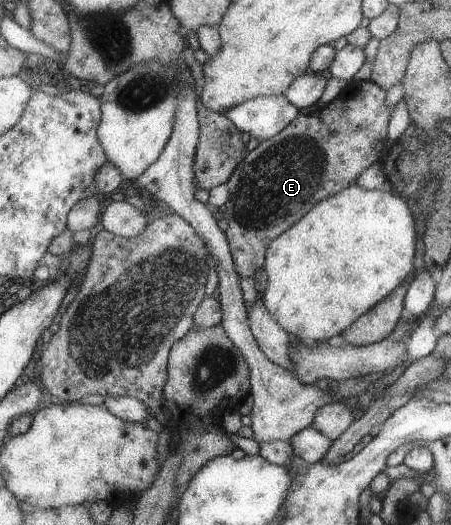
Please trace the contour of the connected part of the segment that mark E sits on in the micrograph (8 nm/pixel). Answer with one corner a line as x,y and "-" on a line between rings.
357,80
348,82
332,101
320,111
310,115
298,115
286,128
274,136
258,142
258,145
246,153
242,163
235,168
225,181
228,198
224,209
218,215
227,221
225,236
231,251
234,271
243,278
256,277
264,269
267,249
272,241
291,225
294,225
306,212
325,197
342,192
349,185
354,185
361,169
371,163
379,162
383,151
382,143
387,134
389,117
400,108
405,115
403,102
398,105
385,105
385,90
376,82

